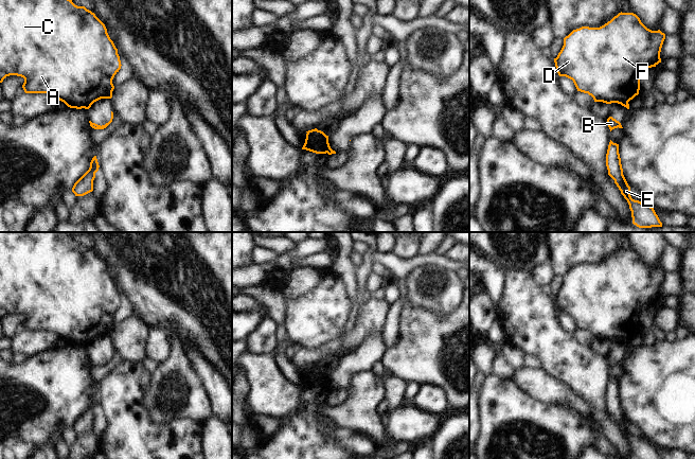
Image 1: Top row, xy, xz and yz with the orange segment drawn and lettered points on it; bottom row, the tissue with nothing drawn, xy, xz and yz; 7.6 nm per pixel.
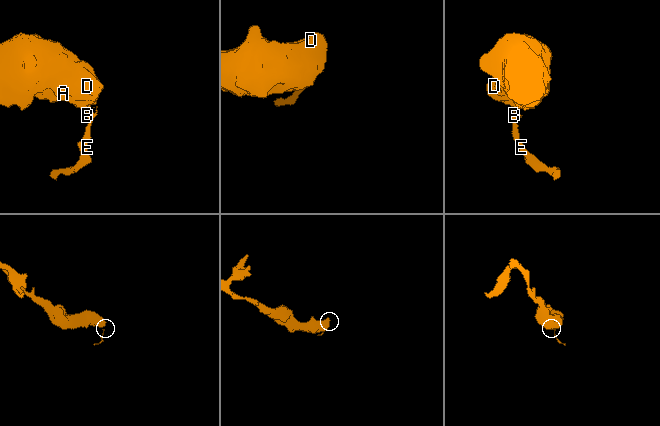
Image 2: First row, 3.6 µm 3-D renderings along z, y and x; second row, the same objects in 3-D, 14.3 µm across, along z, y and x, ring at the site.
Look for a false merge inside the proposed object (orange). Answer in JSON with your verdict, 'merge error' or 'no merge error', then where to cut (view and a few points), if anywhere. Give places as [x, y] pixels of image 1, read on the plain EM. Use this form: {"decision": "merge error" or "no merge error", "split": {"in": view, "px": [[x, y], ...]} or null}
{"decision": "merge error", "split": {"in": "yz", "px": [[627, 339], [620, 340]]}}

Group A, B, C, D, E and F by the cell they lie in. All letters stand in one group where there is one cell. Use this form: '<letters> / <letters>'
A C D F / B E

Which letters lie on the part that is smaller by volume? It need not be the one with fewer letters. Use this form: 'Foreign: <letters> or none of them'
Foreign: B, E

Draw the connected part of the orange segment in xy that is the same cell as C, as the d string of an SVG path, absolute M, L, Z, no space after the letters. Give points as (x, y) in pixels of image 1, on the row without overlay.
M0 232L0 320L10 313L21 314L24 316L22 325L25 331L47 331L64 339L70 346L87 347L101 336L112 335L114 326L112 317L121 303L118 286L110 277L105 262L85 244L75 243L65 232Z

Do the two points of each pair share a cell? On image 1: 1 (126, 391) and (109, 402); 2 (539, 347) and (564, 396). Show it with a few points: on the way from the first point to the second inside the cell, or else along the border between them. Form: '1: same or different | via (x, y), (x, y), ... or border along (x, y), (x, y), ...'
1: same | via (122, 391), (113, 400)
2: different | border along (541, 368), (565, 382), (574, 391)

